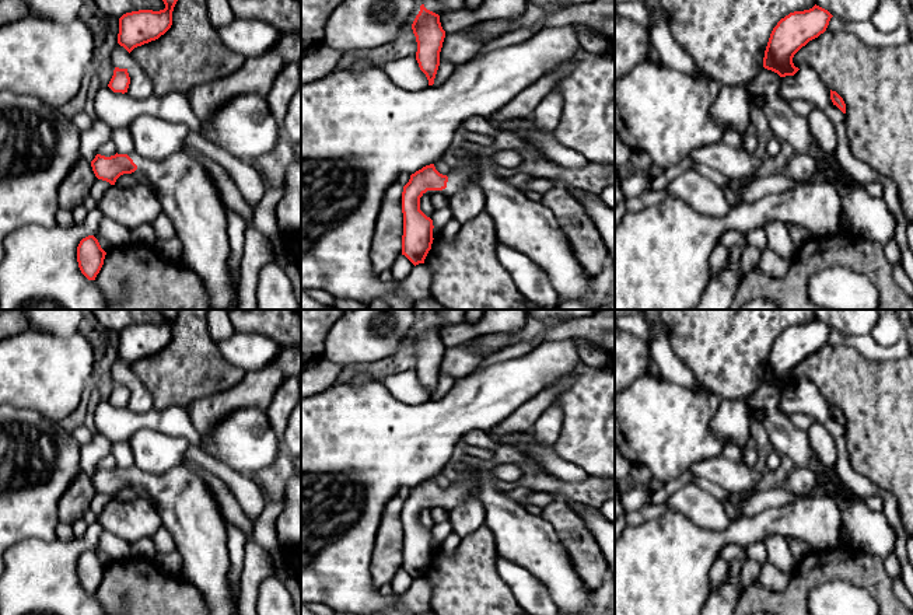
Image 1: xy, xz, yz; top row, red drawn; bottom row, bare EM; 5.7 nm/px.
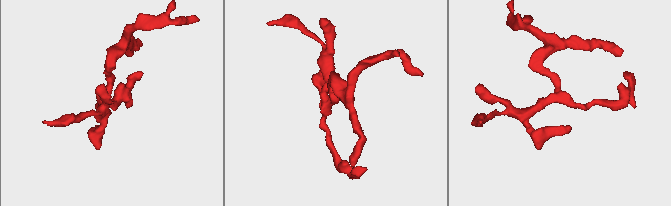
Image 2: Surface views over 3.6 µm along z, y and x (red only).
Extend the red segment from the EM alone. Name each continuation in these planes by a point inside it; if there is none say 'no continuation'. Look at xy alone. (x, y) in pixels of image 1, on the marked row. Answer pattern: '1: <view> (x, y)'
1: xy (186, 194)

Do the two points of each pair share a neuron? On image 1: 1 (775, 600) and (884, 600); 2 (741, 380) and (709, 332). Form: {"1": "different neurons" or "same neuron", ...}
{"1": "same neuron", "2": "same neuron"}

